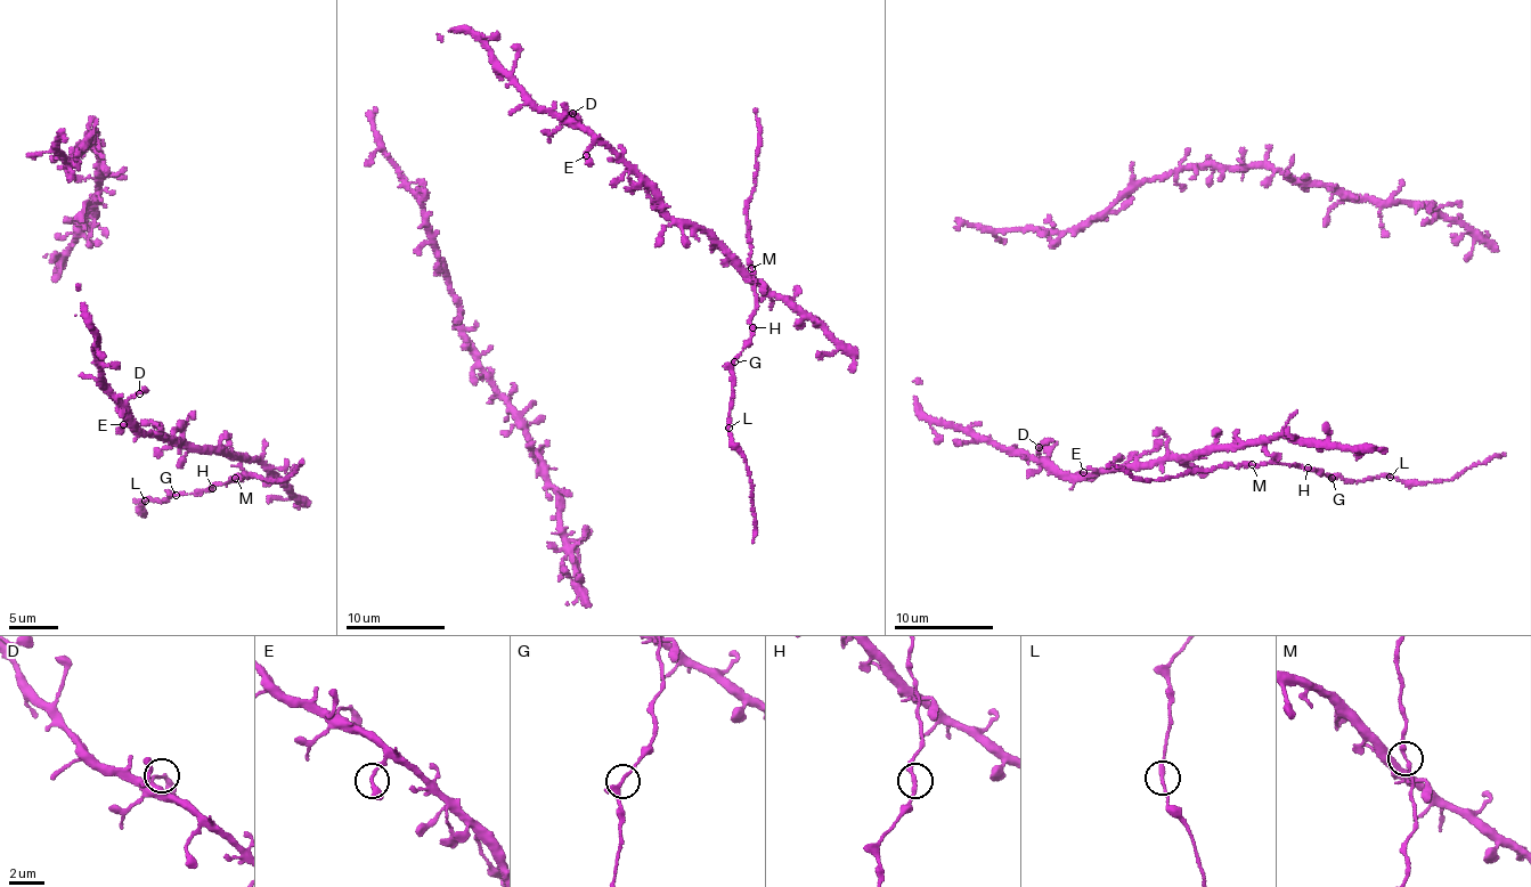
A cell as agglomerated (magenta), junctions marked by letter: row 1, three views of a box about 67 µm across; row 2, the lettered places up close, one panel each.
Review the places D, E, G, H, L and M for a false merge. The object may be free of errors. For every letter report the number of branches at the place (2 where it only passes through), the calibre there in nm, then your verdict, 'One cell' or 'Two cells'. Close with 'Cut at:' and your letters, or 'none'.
D: Branches: 2. Thickness 220 nm. One cell
E: Branches: 2. Thickness 240 nm. One cell
G: Branches: 2. Thickness 240 nm. One cell
H: Branches: 2. Thickness 240 nm. One cell
L: Branches: 2. Thickness 220 nm. One cell
M: Branches: 2. Thickness 240 nm. One cell
Cut at: none

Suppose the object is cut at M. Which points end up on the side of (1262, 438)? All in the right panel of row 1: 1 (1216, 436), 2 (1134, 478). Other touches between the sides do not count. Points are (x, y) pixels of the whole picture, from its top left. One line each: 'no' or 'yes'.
1: yes
2: no

